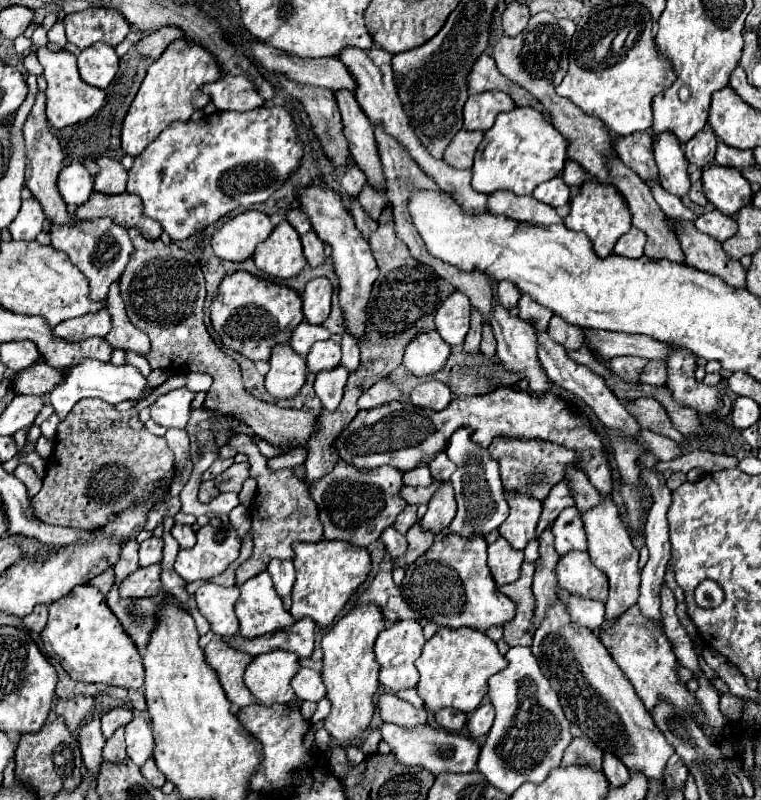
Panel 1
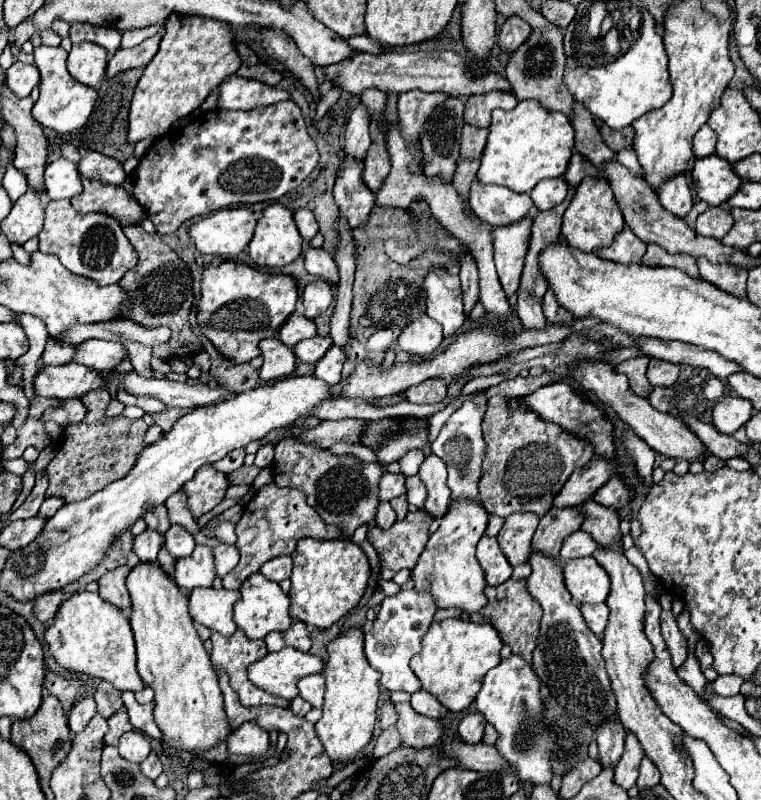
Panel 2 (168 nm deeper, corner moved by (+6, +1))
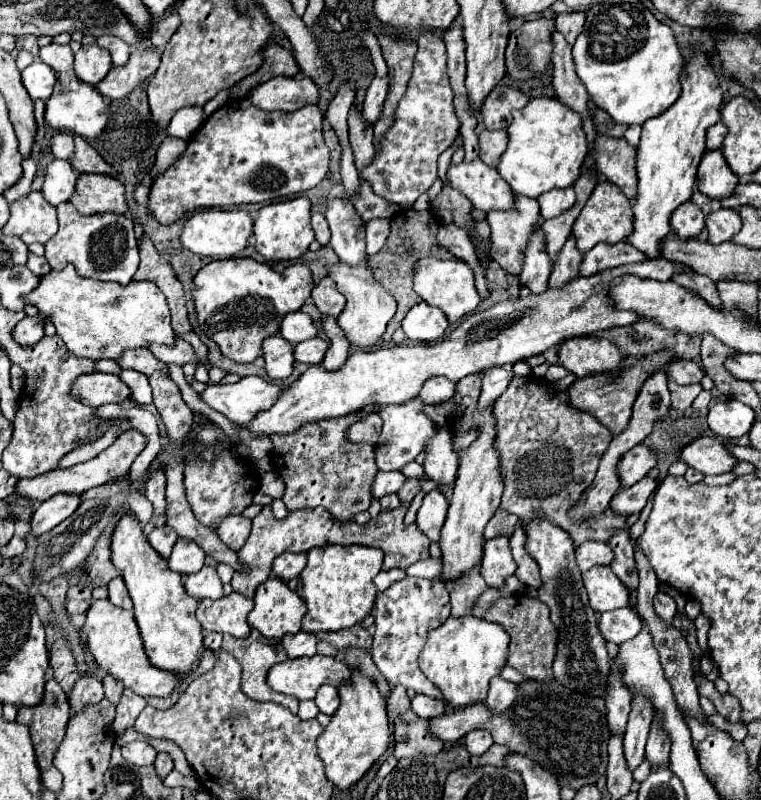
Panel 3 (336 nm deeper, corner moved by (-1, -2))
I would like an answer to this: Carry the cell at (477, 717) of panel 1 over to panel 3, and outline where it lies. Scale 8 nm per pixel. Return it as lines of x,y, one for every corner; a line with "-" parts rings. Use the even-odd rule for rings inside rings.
472,730
464,736
464,746
474,756
484,754
492,744
494,744
494,740
492,740
492,734
488,730

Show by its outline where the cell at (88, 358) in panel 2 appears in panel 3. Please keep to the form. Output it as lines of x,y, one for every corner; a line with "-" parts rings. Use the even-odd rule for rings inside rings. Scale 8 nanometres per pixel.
68,264
60,272
50,270
44,274
36,290
28,292
24,300
36,306
56,326
56,334
64,340
68,350
80,358
118,358
128,348
128,352
116,360
122,370
136,370
146,376
156,370
166,370
166,366
156,360
146,348
152,342
170,346
174,344
176,336
170,326
170,310
166,298
152,282
132,280
126,286
120,286
116,282
100,282
78,276
72,264

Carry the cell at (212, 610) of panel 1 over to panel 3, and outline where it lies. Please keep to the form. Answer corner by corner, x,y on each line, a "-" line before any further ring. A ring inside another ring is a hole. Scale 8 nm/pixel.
232,592
230,596
222,596
220,600
210,600
210,598
200,600
196,618
200,620
202,628
208,632
220,632
244,638
252,630
246,622
246,616
252,608
254,608
252,598

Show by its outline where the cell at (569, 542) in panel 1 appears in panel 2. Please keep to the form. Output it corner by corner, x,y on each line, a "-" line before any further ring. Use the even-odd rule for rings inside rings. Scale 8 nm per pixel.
577,531
565,539
561,549
561,559
569,561
577,557
589,557
593,555
595,549
597,549
597,543
593,541
593,537
589,537
589,533
585,531

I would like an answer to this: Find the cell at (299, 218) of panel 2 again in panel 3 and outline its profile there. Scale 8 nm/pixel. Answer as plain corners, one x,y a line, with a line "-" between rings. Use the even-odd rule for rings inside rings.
312,214
312,230
316,234
316,240
326,246
330,242
330,236
328,236
328,224
324,220
322,214

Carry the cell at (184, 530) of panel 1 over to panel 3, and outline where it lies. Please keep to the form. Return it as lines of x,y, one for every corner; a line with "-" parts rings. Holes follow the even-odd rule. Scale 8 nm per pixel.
178,538
176,544
174,544
174,550
172,550
172,556
168,558
168,566
186,576
186,574
192,574
192,572
198,572
202,566
204,566
204,550
200,550
200,546
192,540
184,540
184,538

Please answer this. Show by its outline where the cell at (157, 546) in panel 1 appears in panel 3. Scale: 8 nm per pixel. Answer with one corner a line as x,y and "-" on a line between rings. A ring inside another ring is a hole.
168,526
154,528
154,530
148,534
150,546
152,546
162,558
168,558
168,556
170,556
172,546
174,546
176,540
178,540
178,534
176,534
172,528
168,528

